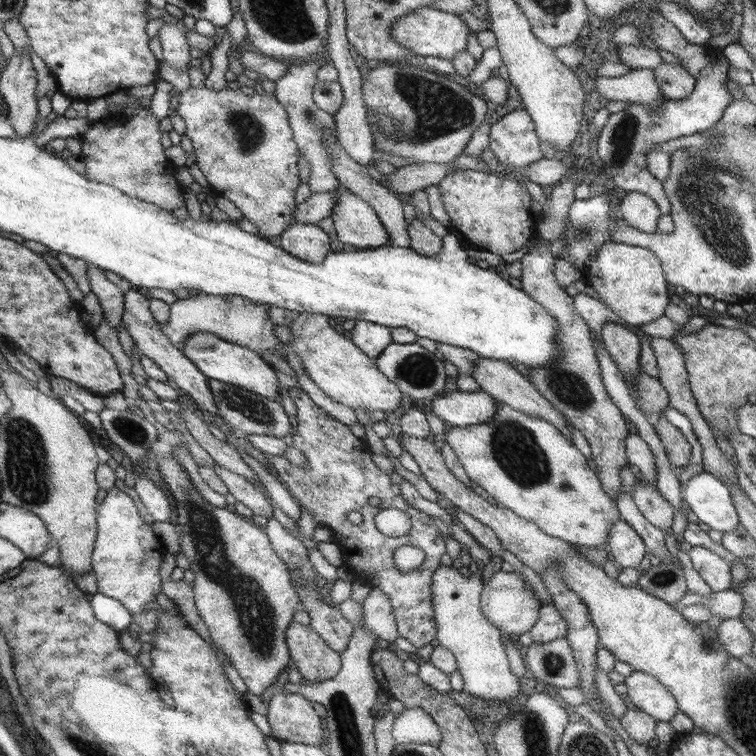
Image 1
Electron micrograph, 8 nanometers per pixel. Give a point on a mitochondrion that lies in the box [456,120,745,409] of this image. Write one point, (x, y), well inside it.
(586, 230)

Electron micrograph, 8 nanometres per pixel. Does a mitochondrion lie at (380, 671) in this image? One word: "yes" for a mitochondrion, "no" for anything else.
no

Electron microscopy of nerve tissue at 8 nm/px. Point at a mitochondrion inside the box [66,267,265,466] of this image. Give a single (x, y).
(134, 433)

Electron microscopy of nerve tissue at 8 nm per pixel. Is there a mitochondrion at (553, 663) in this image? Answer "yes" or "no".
yes

